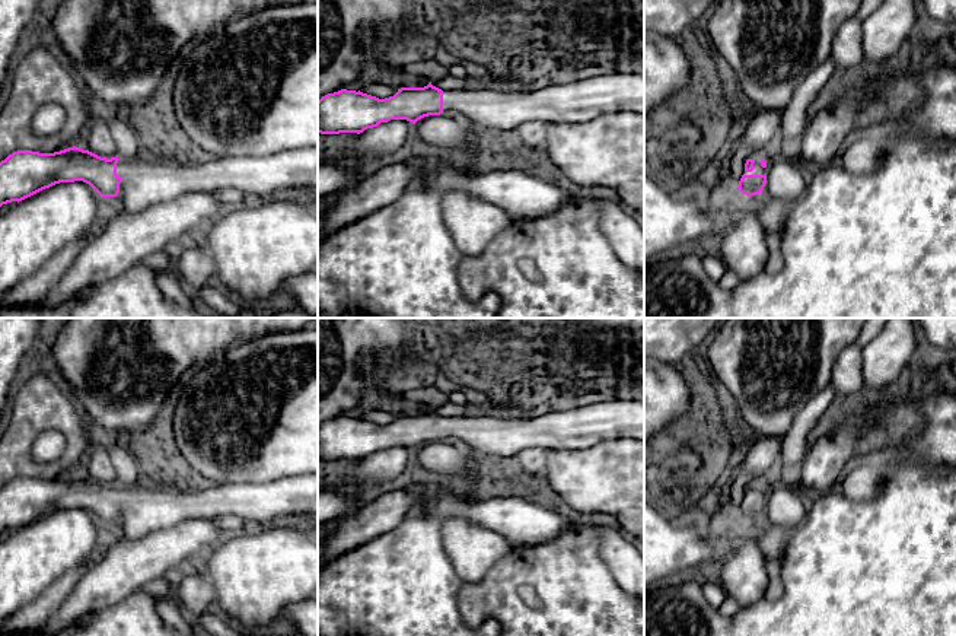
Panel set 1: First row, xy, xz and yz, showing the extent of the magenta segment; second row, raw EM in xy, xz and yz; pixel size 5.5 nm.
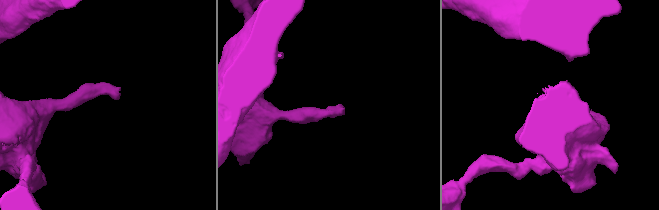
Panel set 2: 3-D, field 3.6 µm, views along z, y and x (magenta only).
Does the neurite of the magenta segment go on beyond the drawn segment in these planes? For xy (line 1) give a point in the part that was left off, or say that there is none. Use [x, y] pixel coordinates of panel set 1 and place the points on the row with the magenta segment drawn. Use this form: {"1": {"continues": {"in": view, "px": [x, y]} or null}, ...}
{"1": {"continues": {"in": "xy", "px": [146, 183]}}}

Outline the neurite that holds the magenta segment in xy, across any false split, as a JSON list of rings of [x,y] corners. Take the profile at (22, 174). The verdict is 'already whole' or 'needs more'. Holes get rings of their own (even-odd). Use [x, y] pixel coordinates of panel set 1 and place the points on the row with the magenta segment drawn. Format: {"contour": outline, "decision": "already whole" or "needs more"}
{"contour": [[[76,146],[54,153],[17,150],[0,162],[0,207],[19,203],[55,184],[74,181],[89,184],[101,197],[115,197],[115,209],[130,214],[188,193],[211,193],[220,188],[236,188],[252,200],[265,200],[278,193],[316,194],[318,147],[283,150],[271,156],[205,158],[188,165],[147,156],[106,159]]], "decision": "needs more"}

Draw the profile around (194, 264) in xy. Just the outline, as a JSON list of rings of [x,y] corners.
[[[200,241],[182,244],[175,257],[173,273],[189,290],[216,282],[216,263],[210,249]]]

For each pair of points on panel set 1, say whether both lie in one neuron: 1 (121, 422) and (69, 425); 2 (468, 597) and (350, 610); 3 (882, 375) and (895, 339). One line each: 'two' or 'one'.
1: two
2: two
3: one

